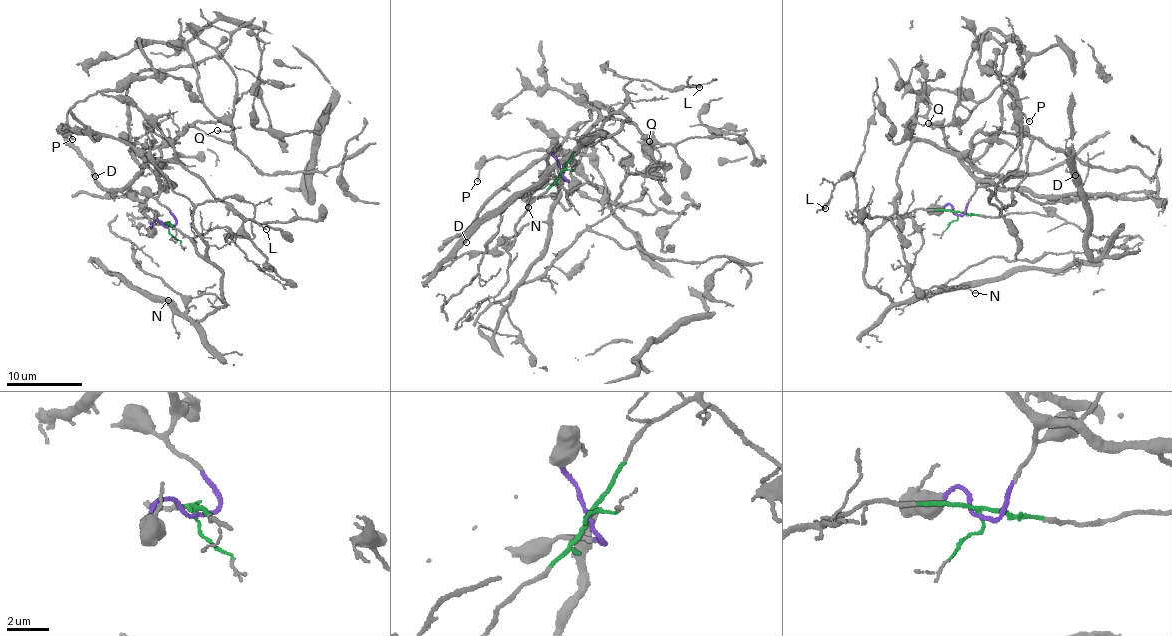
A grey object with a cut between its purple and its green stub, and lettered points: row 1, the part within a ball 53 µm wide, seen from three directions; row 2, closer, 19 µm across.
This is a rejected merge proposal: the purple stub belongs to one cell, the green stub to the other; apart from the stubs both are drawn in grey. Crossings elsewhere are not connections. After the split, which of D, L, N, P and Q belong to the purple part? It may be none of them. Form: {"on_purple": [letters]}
{"on_purple": ["D", "P", "Q"]}

